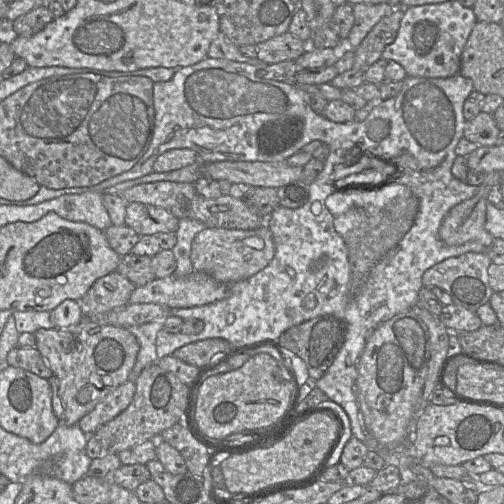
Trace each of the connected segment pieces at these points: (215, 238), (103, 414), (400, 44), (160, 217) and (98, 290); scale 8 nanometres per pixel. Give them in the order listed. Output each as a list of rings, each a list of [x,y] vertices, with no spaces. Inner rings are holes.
[[[267,225],[252,230],[205,228],[192,241],[190,259],[196,272],[206,273],[218,282],[232,284],[262,270],[274,254],[275,244]]]
[[[133,379],[117,387],[79,421],[79,428],[86,435],[93,435],[99,427],[116,418],[129,406],[135,390]]]
[[[459,1],[404,8],[397,36],[391,44],[386,46],[381,58],[399,63],[409,77],[452,77],[460,72],[461,54],[477,21],[473,9],[463,7]]]
[[[132,202],[126,205],[125,225],[139,236],[176,233],[179,219],[161,207]]]
[[[117,271],[98,278],[79,301],[83,317],[126,306],[136,286]]]

